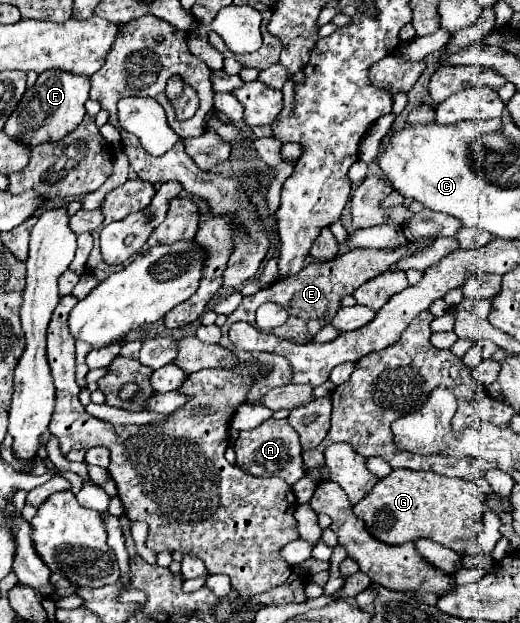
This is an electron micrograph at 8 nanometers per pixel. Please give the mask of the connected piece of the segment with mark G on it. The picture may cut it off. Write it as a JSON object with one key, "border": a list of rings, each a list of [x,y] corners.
{"border":[[[394,470],[390,476],[378,480],[372,492],[354,506],[354,514],[364,520],[366,530],[384,544],[404,544],[418,538],[430,538],[460,556],[476,554],[476,540],[484,532],[484,494],[476,482],[462,478],[446,478],[436,472]]]}

